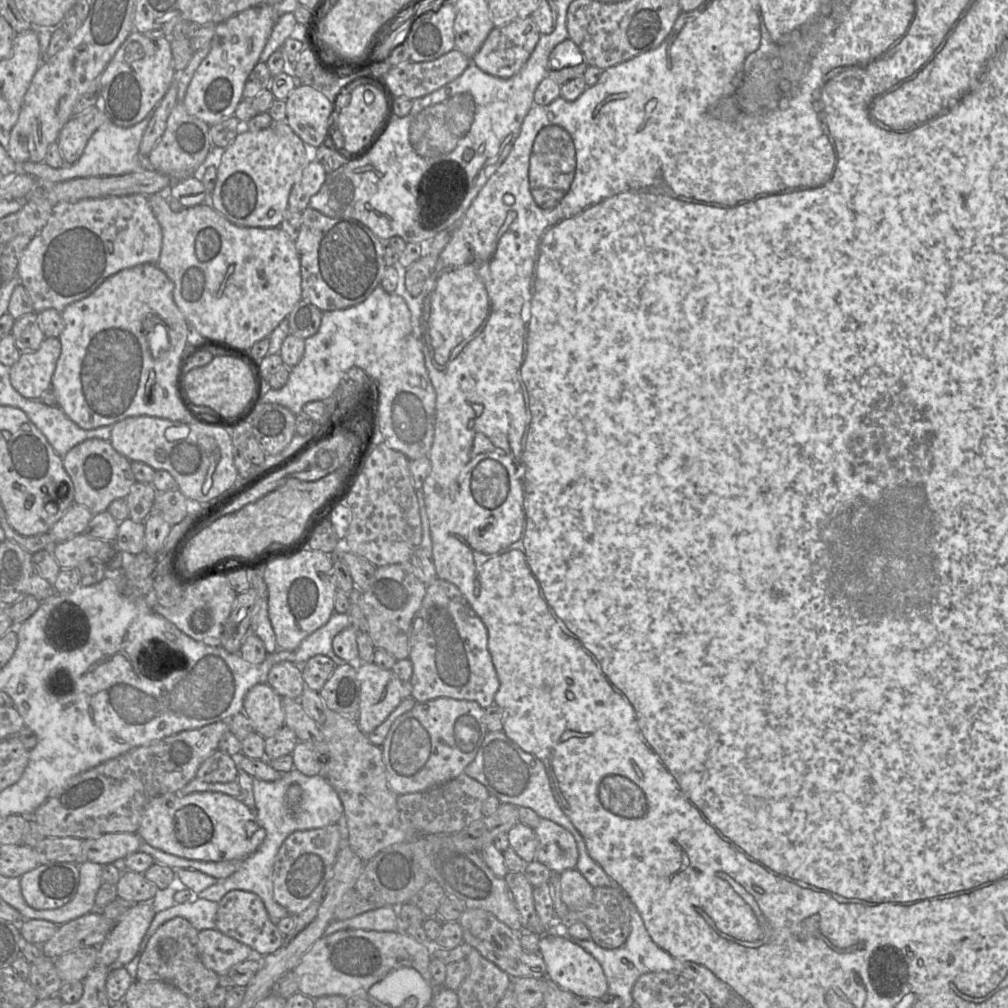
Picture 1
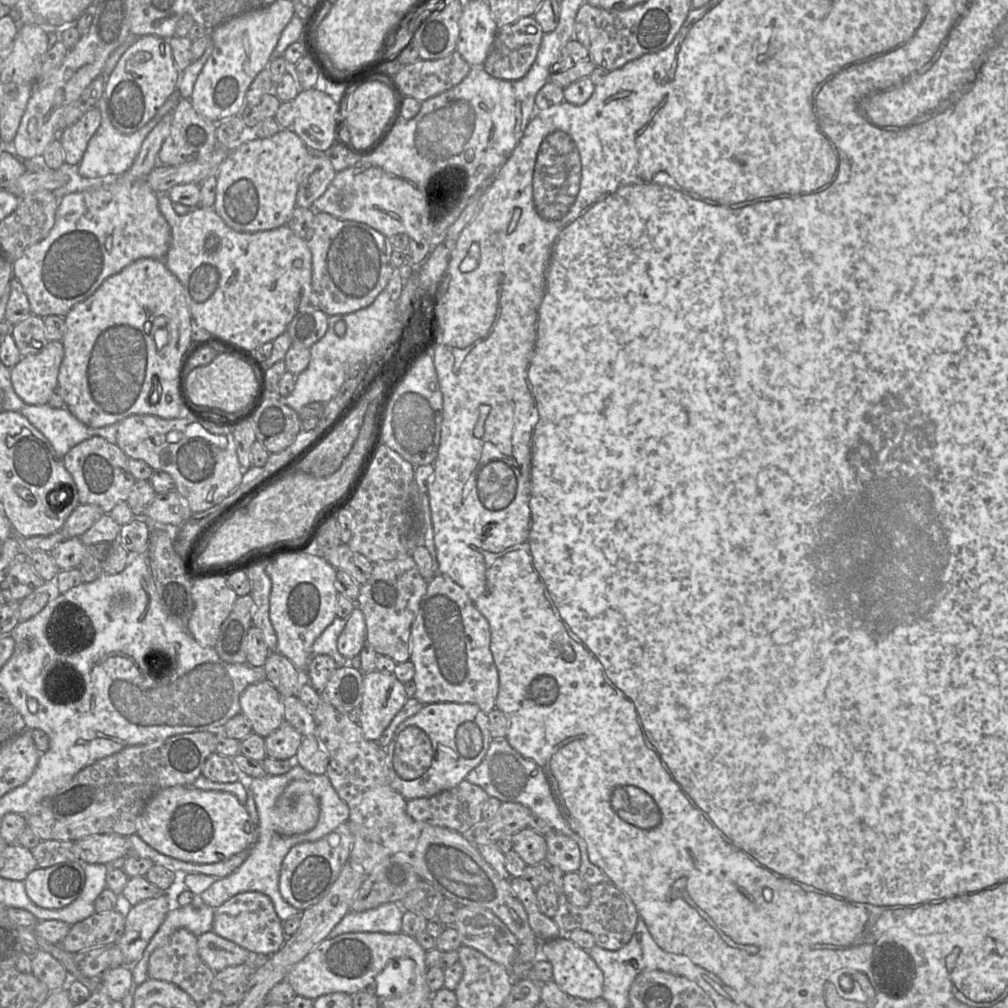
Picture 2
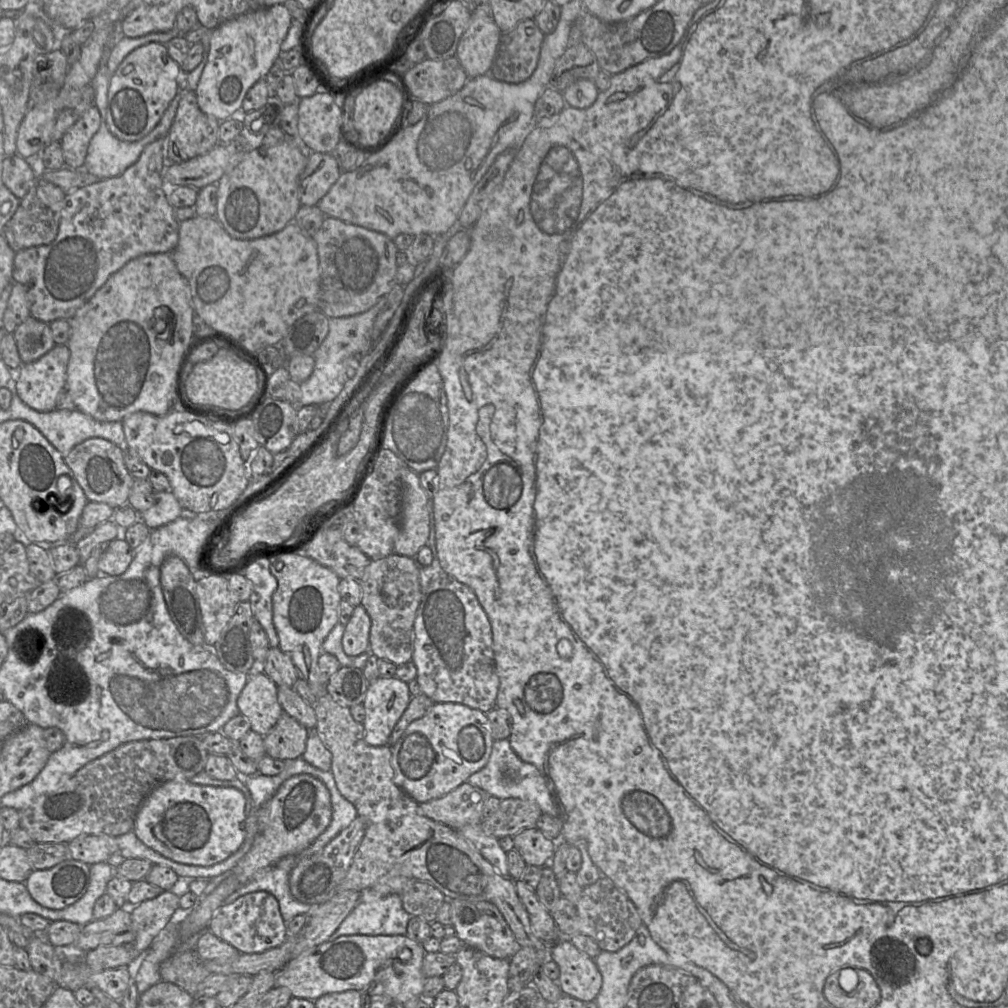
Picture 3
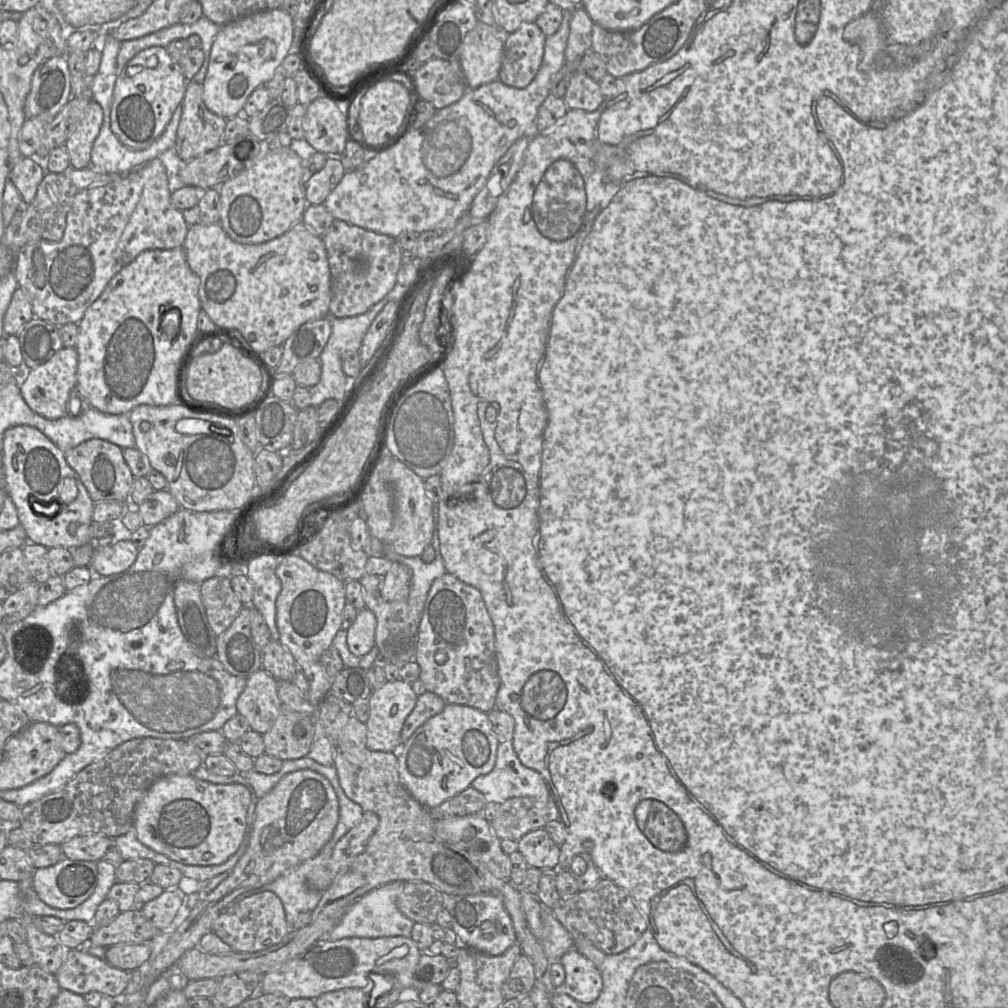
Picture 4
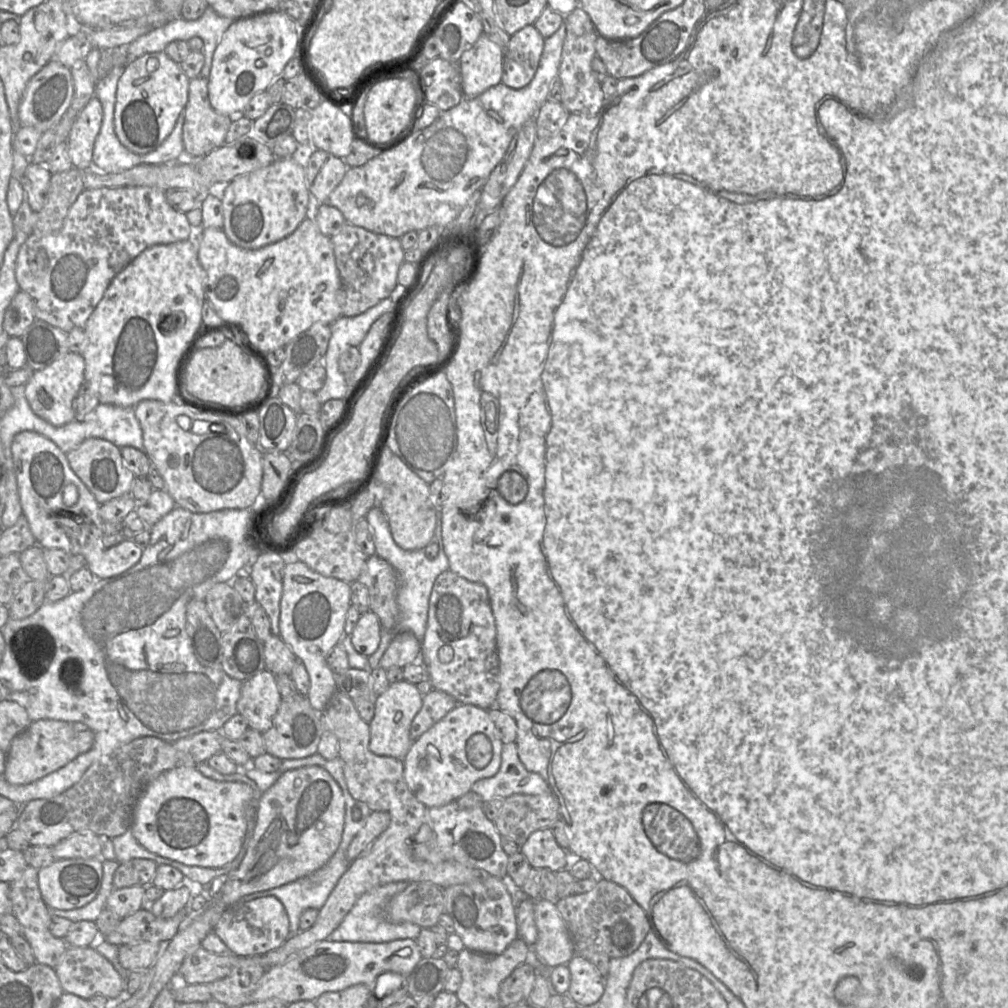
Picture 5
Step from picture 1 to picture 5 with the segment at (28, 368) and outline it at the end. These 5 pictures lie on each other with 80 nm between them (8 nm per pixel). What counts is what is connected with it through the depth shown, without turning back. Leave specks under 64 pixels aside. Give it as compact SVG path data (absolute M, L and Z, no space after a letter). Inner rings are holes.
M69 351L44 369L33 373L25 385L25 396L32 411L54 426L75 420L73 401L84 387L85 361L80 353Z

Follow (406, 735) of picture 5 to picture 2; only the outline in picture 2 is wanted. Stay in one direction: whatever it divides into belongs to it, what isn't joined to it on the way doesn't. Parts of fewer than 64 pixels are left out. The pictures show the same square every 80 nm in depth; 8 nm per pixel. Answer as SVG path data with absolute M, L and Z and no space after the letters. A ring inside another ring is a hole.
M378 670L364 673L360 726L367 740L377 741L395 715L404 706L404 683L393 673Z

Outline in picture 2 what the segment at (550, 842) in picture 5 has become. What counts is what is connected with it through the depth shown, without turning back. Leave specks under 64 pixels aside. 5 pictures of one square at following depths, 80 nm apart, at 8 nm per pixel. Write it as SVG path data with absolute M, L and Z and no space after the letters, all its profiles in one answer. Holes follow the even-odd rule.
M526 827L511 836L512 849L527 865L546 861L547 843L545 836Z

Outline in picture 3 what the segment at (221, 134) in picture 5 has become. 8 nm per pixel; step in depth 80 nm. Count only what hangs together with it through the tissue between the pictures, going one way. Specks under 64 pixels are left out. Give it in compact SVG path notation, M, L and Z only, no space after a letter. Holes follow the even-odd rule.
M184 90L175 118L167 134L168 160L177 164L208 153L219 143L219 125L219 120L200 109L196 92Z

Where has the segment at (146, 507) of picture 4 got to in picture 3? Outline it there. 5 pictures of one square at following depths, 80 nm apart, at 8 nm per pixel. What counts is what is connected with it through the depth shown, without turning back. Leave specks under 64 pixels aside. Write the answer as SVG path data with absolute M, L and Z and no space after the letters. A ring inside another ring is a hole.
M171 490L155 492L150 508L139 513L141 519L150 529L156 529L174 521L184 514L184 509Z

